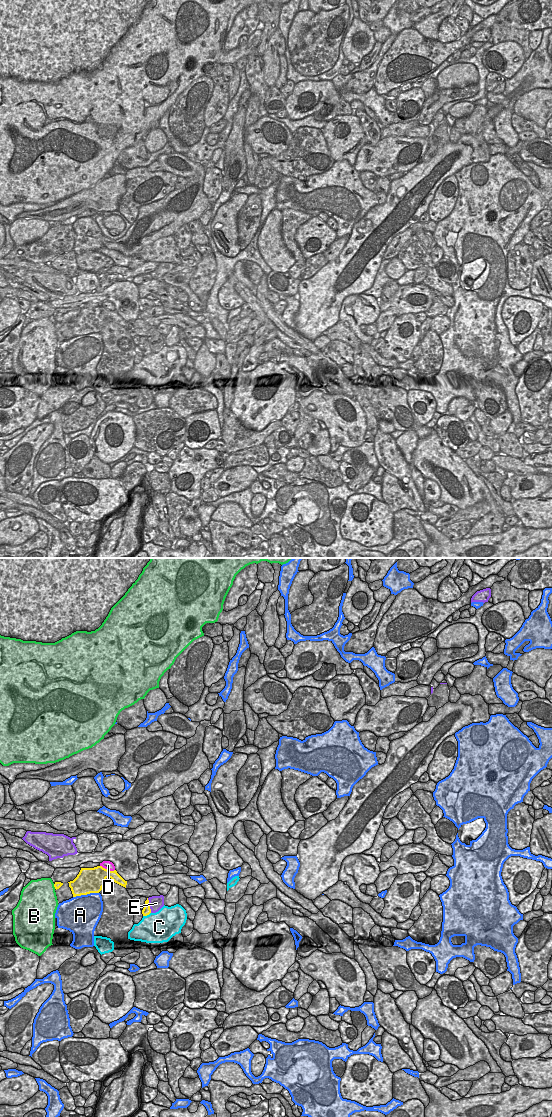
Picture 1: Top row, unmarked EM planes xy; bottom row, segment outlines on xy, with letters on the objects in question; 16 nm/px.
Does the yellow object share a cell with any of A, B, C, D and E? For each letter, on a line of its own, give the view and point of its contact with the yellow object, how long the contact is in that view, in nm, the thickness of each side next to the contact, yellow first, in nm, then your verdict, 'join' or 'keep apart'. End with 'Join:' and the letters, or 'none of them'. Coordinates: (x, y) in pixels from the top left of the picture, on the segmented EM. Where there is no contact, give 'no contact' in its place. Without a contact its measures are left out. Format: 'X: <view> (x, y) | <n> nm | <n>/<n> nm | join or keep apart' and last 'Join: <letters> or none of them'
A: xy (85, 894) | 420 nm | 420/480 nm | keep apart
B: xy (54, 886) | 90 nm | 120/460 nm | keep apart
C: xy (146, 915) | 140 nm | 130/480 nm | keep apart
D: xy (106, 869) | 260 nm | 360/140 nm | join
E: xy (149, 905) | 240 nm | 130/220 nm | keep apart
Join: D

